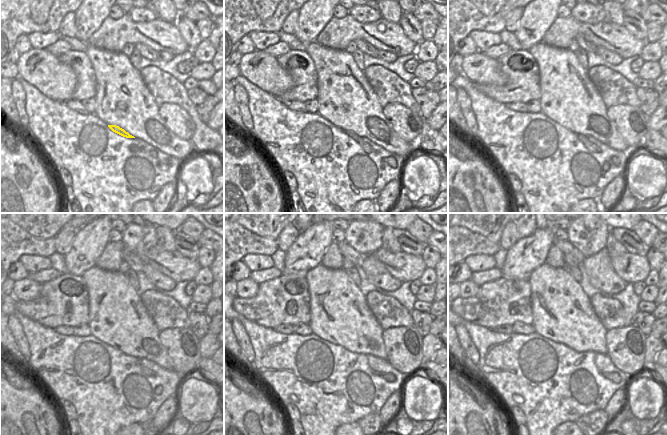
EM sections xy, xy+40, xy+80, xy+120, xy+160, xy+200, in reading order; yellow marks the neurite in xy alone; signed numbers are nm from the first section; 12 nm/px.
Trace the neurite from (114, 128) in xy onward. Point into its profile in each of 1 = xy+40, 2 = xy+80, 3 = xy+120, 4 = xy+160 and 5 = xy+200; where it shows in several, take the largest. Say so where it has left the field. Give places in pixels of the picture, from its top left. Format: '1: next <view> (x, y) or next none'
1: next xy+40 (363, 142)
2: next xy+80 (589, 142)
3: next xy+120 (148, 366)
4: next xy+160 (376, 364)
5: next xy+200 (603, 362)

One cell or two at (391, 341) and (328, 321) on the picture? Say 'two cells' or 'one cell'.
two cells

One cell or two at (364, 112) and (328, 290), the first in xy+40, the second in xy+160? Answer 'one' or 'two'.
one

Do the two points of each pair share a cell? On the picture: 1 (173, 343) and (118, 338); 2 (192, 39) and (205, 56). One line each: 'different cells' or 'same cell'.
1: different cells
2: different cells

